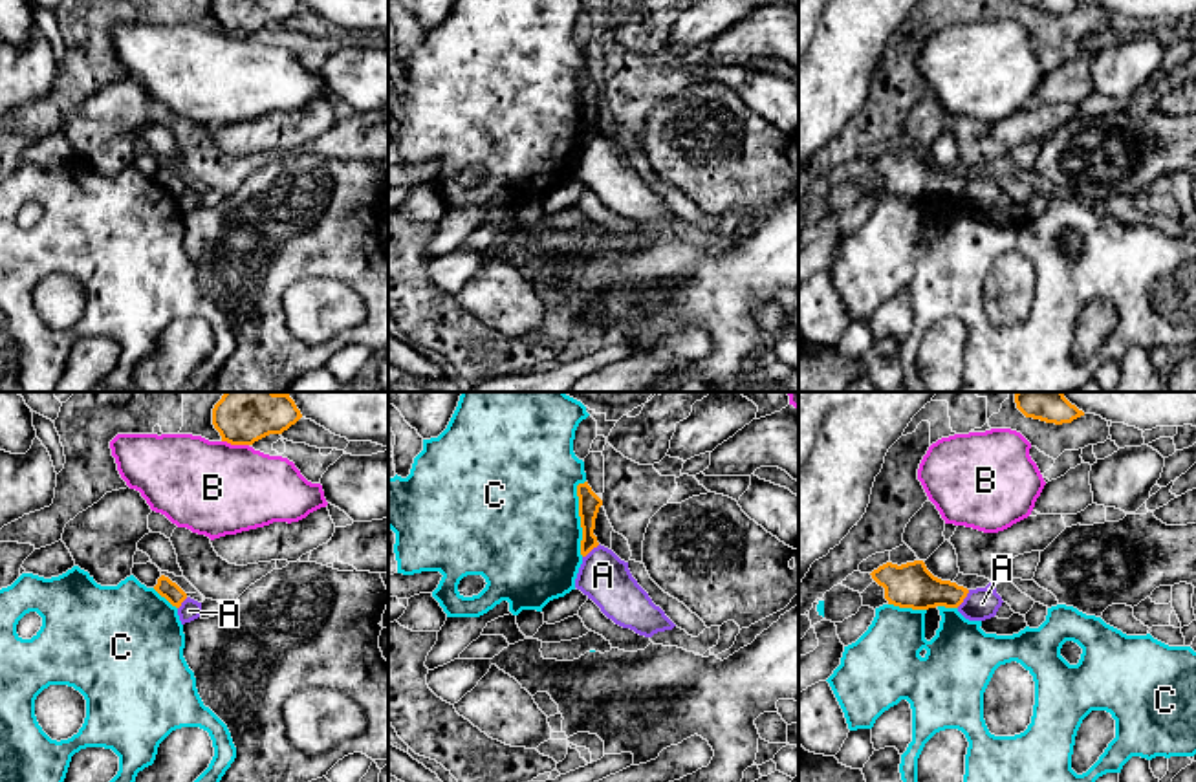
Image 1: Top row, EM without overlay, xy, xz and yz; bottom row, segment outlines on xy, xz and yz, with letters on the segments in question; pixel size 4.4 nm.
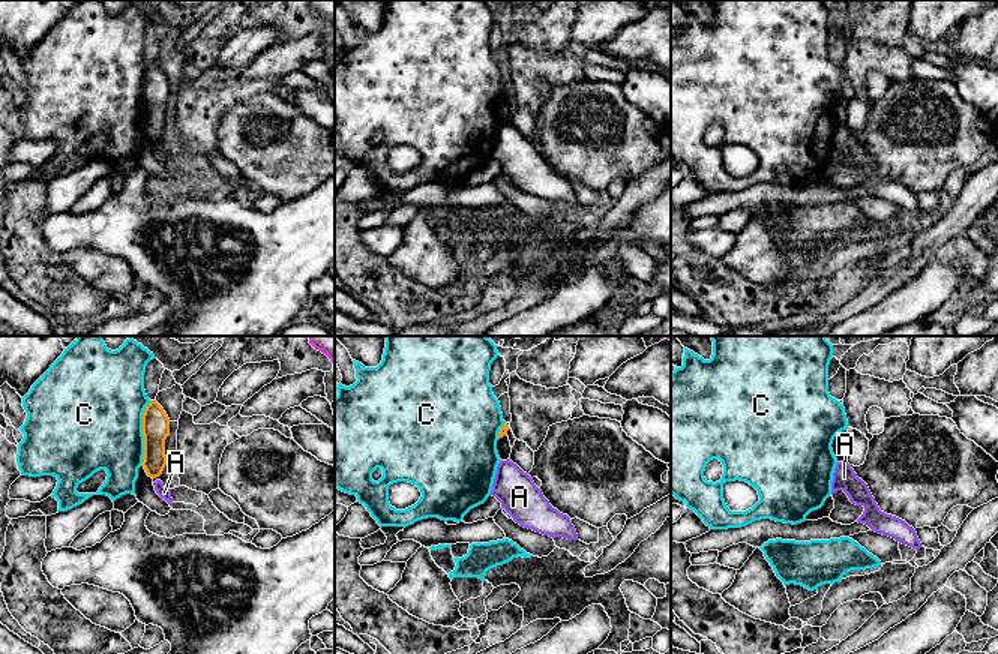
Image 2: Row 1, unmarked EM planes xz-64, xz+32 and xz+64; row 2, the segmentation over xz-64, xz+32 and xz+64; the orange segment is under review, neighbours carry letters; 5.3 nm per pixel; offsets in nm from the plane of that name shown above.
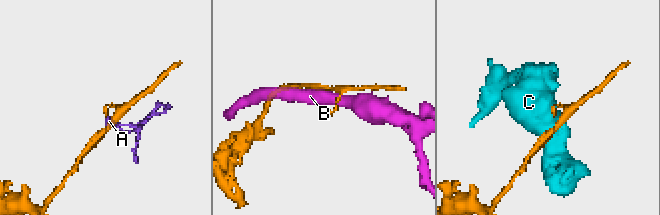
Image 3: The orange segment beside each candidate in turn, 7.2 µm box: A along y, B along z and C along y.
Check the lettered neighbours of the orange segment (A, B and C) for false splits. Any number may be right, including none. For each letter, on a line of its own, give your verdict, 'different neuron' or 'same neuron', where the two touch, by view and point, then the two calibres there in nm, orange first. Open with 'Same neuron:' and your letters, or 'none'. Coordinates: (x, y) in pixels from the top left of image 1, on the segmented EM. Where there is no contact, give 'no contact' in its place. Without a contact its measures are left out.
Same neuron: none
A: different neuron | yz (964, 597) | 200/140 nm
B: different neuron | xy (235, 444) | 260/420 nm
C: different neuron | xz (579, 515) | 100/500 nm

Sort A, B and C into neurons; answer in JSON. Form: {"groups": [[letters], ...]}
{"groups": [["A"], ["B"], ["C"]]}

